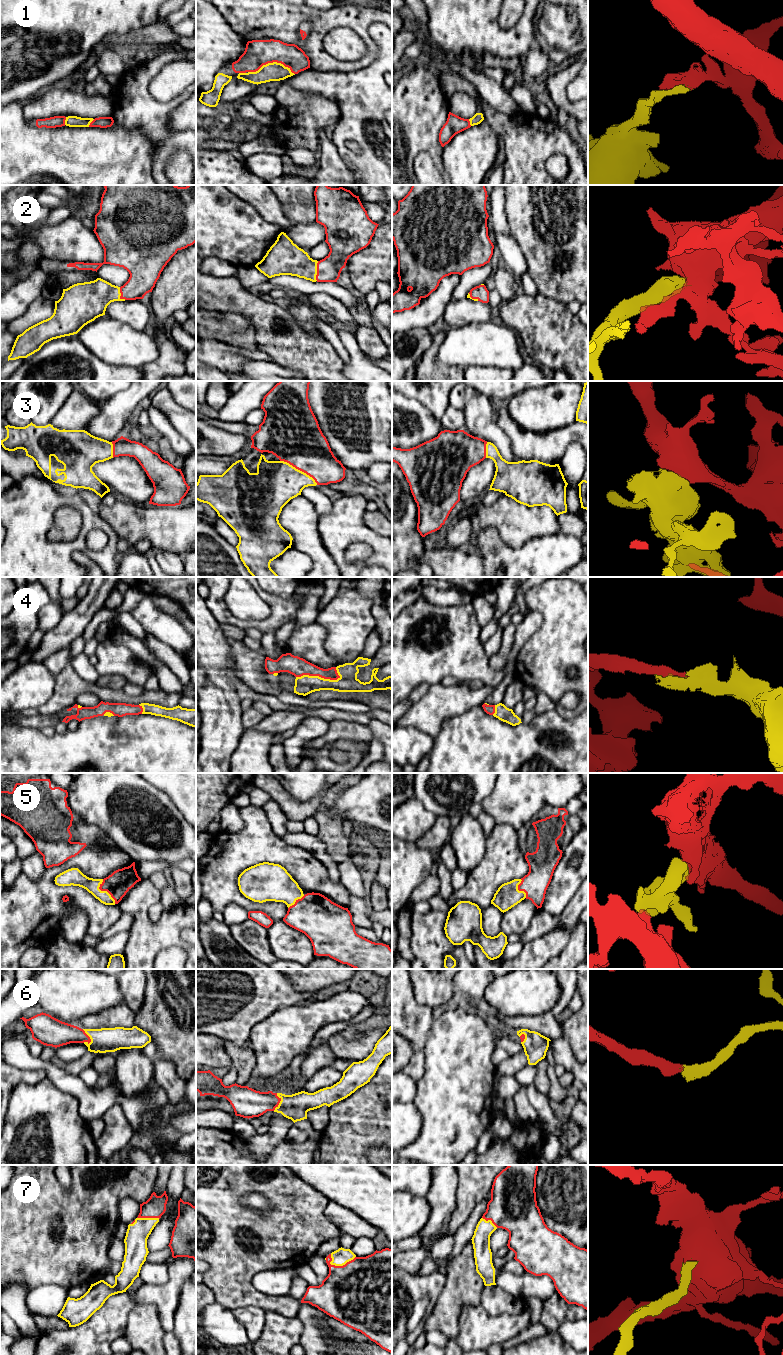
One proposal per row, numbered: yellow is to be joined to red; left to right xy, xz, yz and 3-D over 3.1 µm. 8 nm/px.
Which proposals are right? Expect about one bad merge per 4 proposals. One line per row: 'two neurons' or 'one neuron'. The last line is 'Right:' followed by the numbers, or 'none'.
1: one neuron
2: one neuron
3: one neuron
4: one neuron
5: one neuron
6: one neuron
7: one neuron
Right: 1, 2, 3, 4, 5, 6, 7

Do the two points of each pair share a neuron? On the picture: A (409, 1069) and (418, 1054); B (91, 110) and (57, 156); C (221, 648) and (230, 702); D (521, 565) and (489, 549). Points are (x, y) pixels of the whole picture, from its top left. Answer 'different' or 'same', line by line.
A: same
B: different
C: same
D: same

